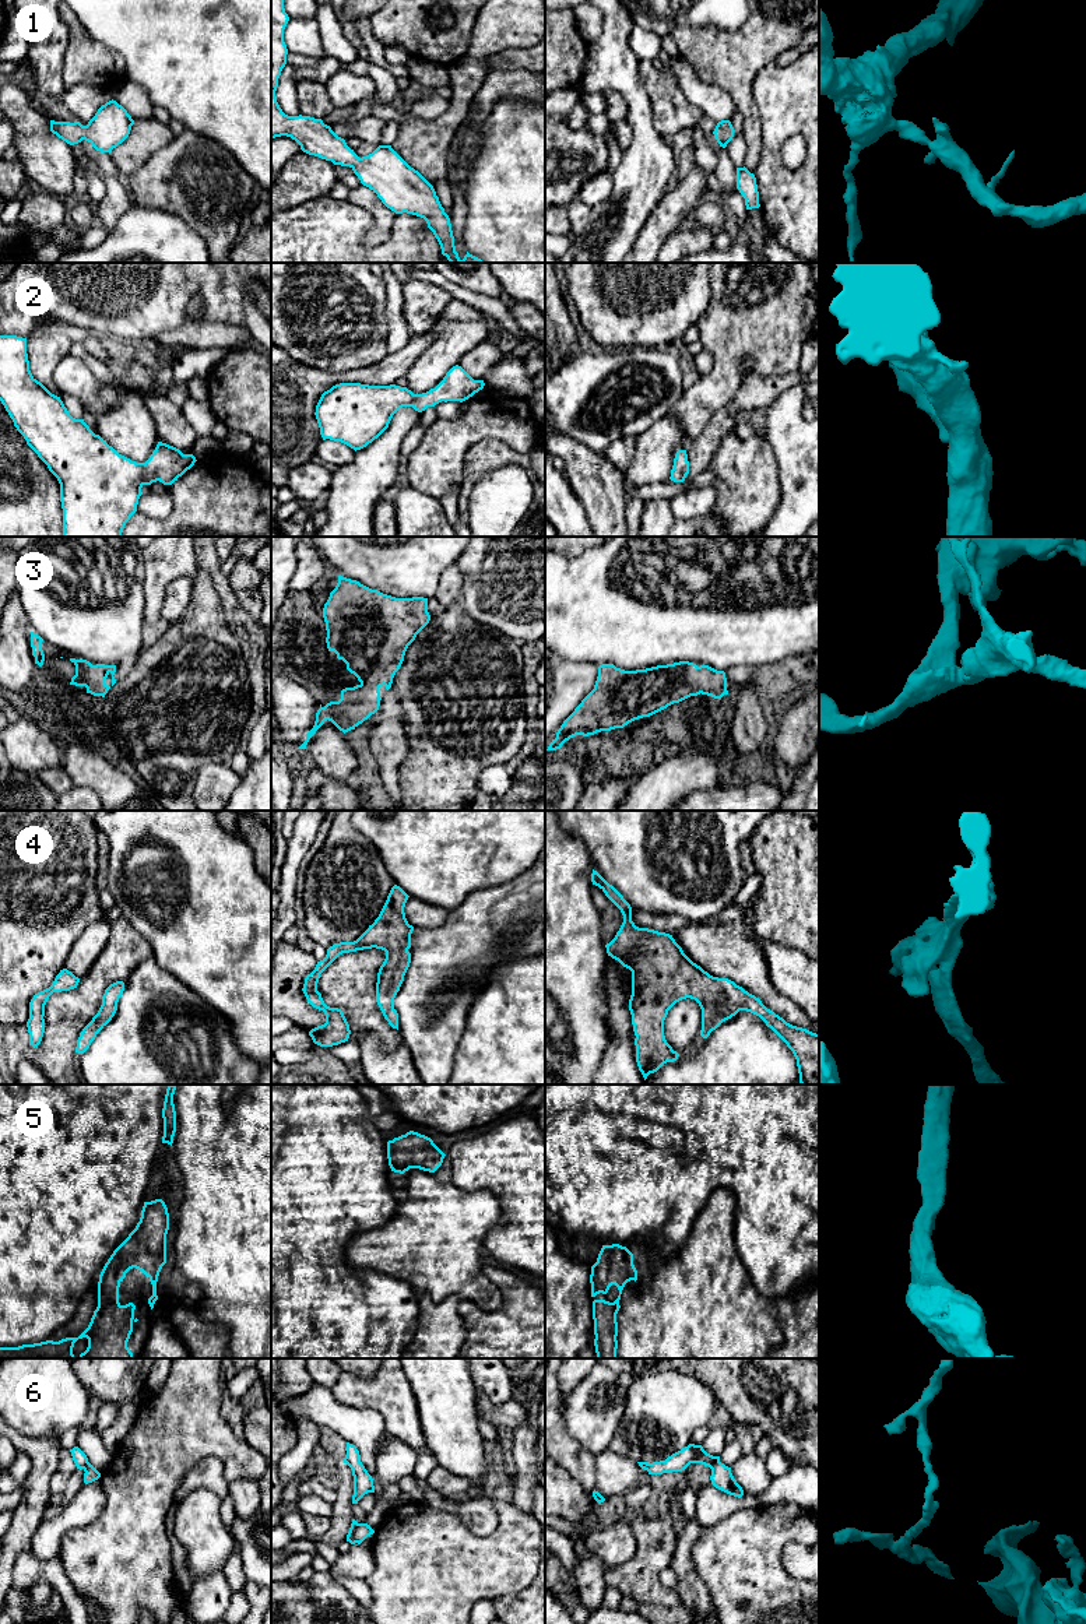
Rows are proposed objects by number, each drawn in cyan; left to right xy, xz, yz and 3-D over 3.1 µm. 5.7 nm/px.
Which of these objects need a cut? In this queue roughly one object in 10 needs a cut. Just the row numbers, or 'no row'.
6

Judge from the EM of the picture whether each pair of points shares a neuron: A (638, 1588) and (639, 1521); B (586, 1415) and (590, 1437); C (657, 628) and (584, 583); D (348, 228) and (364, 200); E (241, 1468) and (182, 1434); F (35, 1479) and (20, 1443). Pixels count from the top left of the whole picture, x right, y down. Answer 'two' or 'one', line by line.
A: one
B: one
C: one
D: two
E: one
F: one

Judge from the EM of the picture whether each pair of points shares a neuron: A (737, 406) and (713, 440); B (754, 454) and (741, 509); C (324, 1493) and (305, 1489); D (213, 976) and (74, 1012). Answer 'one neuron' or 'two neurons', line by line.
A: one neuron
B: one neuron
C: one neuron
D: two neurons

